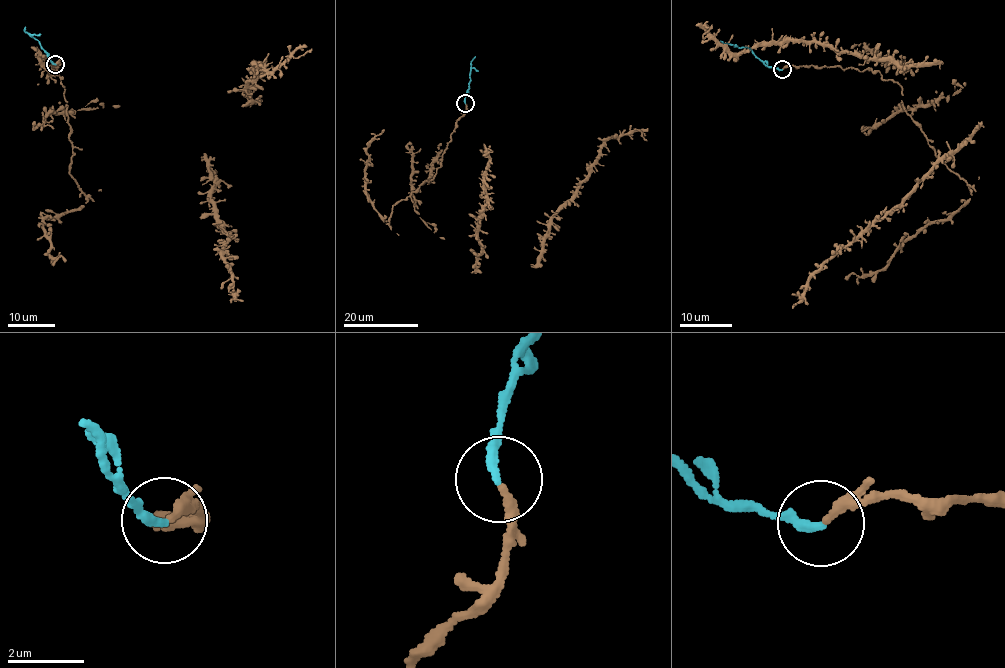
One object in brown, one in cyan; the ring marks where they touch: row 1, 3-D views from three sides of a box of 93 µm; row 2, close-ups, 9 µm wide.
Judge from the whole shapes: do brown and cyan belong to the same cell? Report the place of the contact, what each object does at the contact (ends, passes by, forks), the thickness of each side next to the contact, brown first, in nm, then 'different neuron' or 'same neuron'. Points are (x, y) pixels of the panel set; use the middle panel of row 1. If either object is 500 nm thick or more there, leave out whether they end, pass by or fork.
place (465, 103); brown ends; cyan ends; calibres 240 and 240 nm; same neuron

